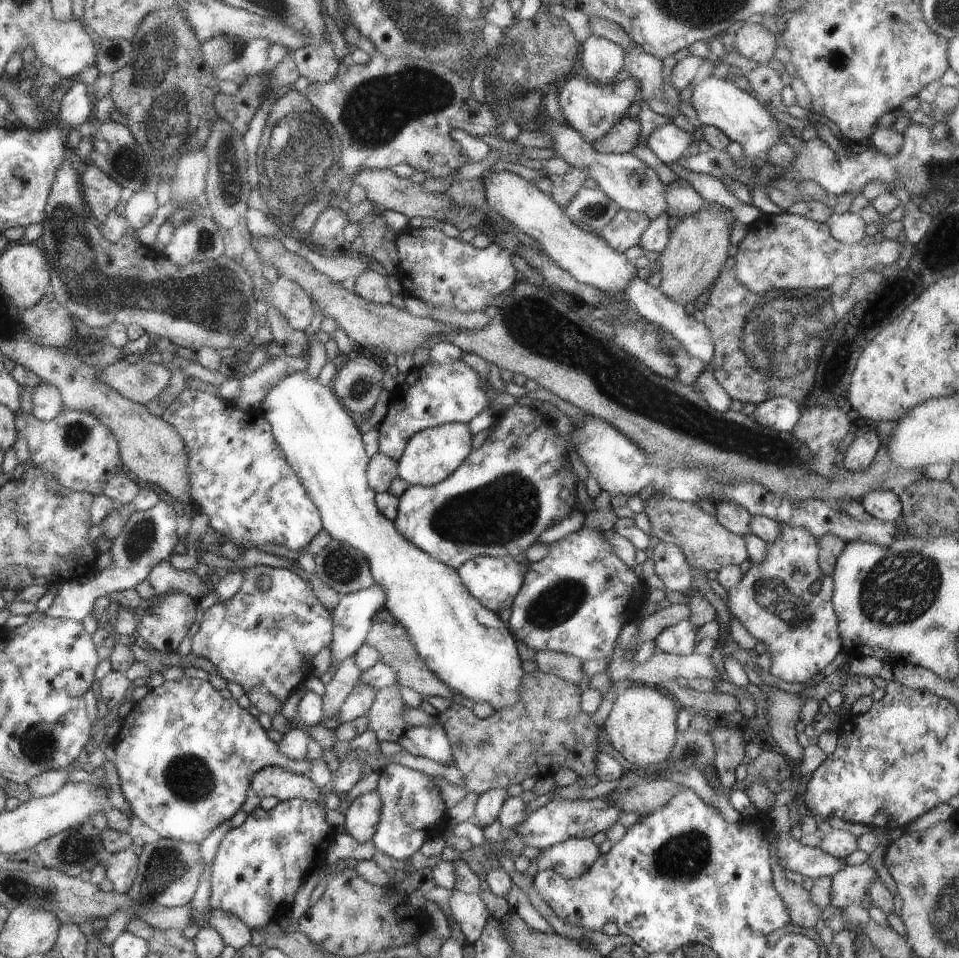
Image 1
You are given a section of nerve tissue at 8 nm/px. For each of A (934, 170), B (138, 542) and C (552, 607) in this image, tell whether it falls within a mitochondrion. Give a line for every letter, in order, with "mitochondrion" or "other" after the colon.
A: mitochondrion
B: mitochondrion
C: mitochondrion

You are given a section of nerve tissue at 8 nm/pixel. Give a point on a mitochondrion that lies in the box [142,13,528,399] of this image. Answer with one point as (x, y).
(373, 113)

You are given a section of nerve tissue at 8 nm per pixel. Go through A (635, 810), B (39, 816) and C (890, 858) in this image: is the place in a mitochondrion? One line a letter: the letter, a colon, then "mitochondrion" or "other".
A: other
B: other
C: other

